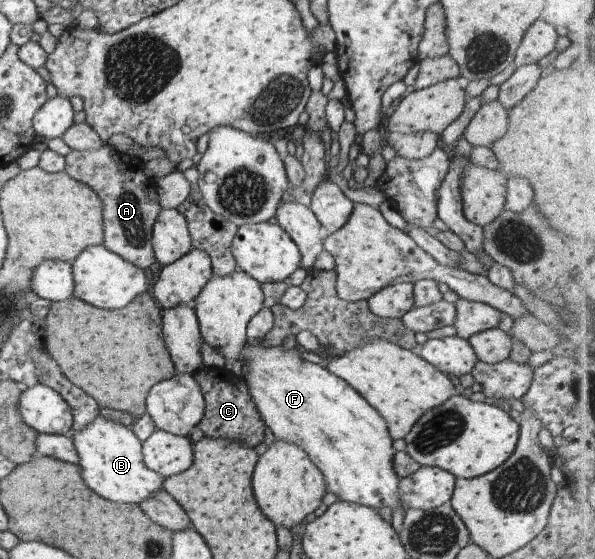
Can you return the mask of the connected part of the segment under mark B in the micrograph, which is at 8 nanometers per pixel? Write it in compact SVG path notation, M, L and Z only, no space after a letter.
M98 414L84 428L72 430L70 438L79 456L78 466L84 484L98 496L113 500L114 503L138 505L163 488L164 478L143 463L142 442L133 433L131 426L127 427Z

